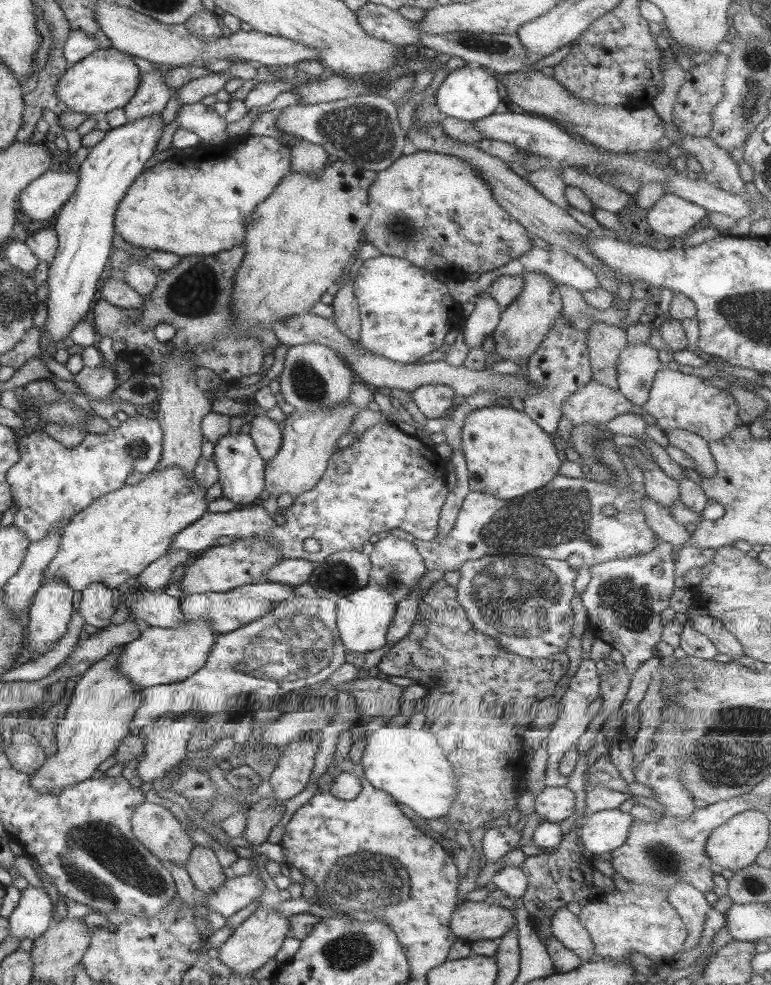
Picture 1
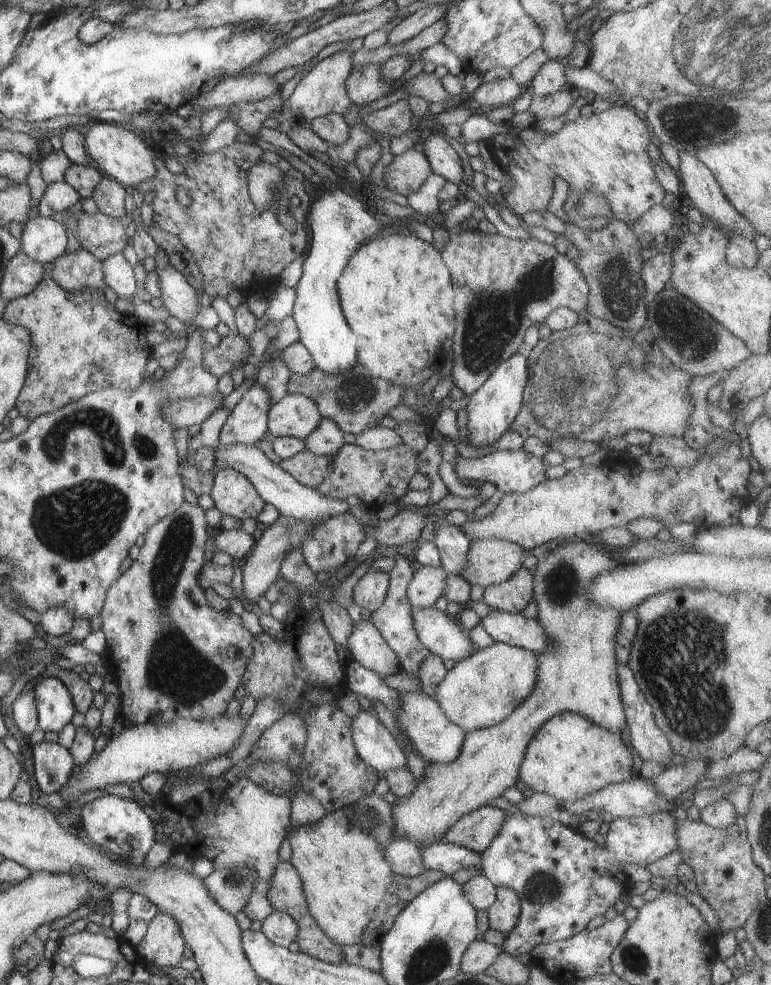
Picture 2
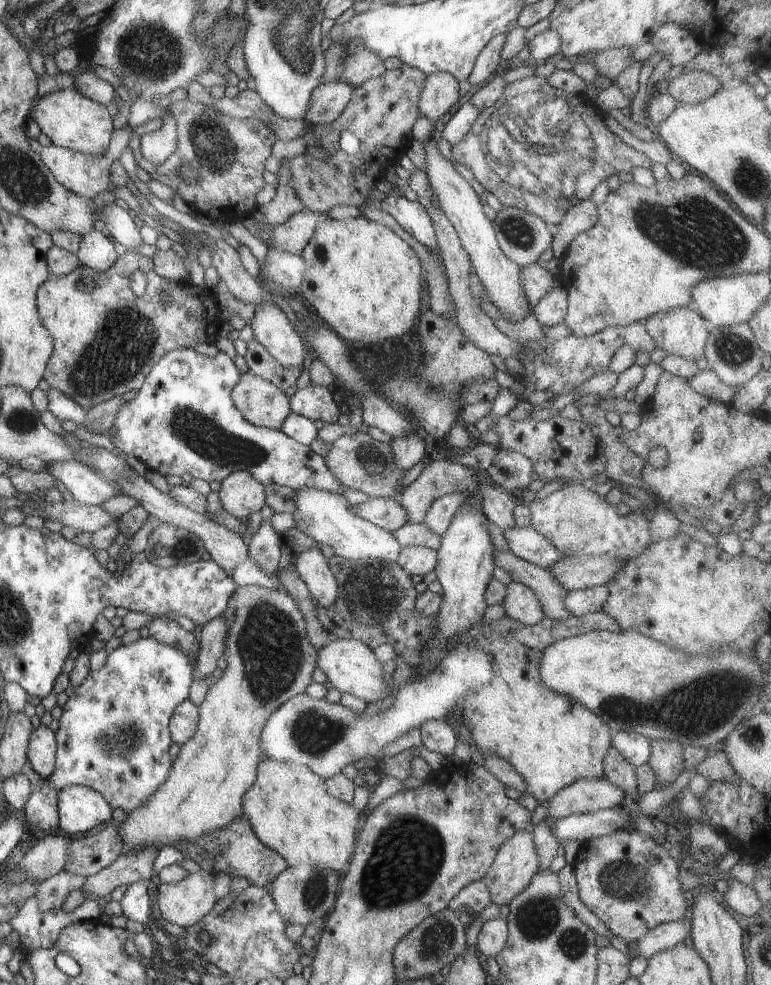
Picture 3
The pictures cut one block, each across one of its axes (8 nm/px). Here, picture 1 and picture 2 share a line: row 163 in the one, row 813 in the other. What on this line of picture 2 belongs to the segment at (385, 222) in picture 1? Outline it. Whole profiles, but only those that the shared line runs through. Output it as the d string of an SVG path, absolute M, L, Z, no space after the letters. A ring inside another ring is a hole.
M579 537L565 539L546 556L539 558L532 572L532 600L537 603L535 620L542 627L542 632L546 637L546 646L542 652L535 653L536 678L533 689L498 724L466 734L456 760L450 764L431 763L425 766L424 778L417 781L416 790L413 790L409 797L402 797L391 805L396 837L404 835L409 841L417 843L418 848L427 843L440 842L438 839L444 835L446 829L461 816L486 805L491 799L499 796L504 789L514 786L527 744L533 739L541 724L558 713L576 713L621 737L621 730L626 721L617 680L618 662L615 658L615 644L622 612L610 607L595 605L588 597L590 585L595 578L600 573L613 571L619 564L619 560L606 552L607 549L601 542L588 537Z

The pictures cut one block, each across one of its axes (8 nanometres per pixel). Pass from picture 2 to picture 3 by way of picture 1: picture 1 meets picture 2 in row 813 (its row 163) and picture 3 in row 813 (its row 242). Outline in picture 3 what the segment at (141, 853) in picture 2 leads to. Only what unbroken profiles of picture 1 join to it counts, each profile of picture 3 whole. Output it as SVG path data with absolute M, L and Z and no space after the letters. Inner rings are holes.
M67 785L57 791L58 826L67 834L88 833L92 828L100 828L111 821L112 808L105 799L89 787L81 785Z

